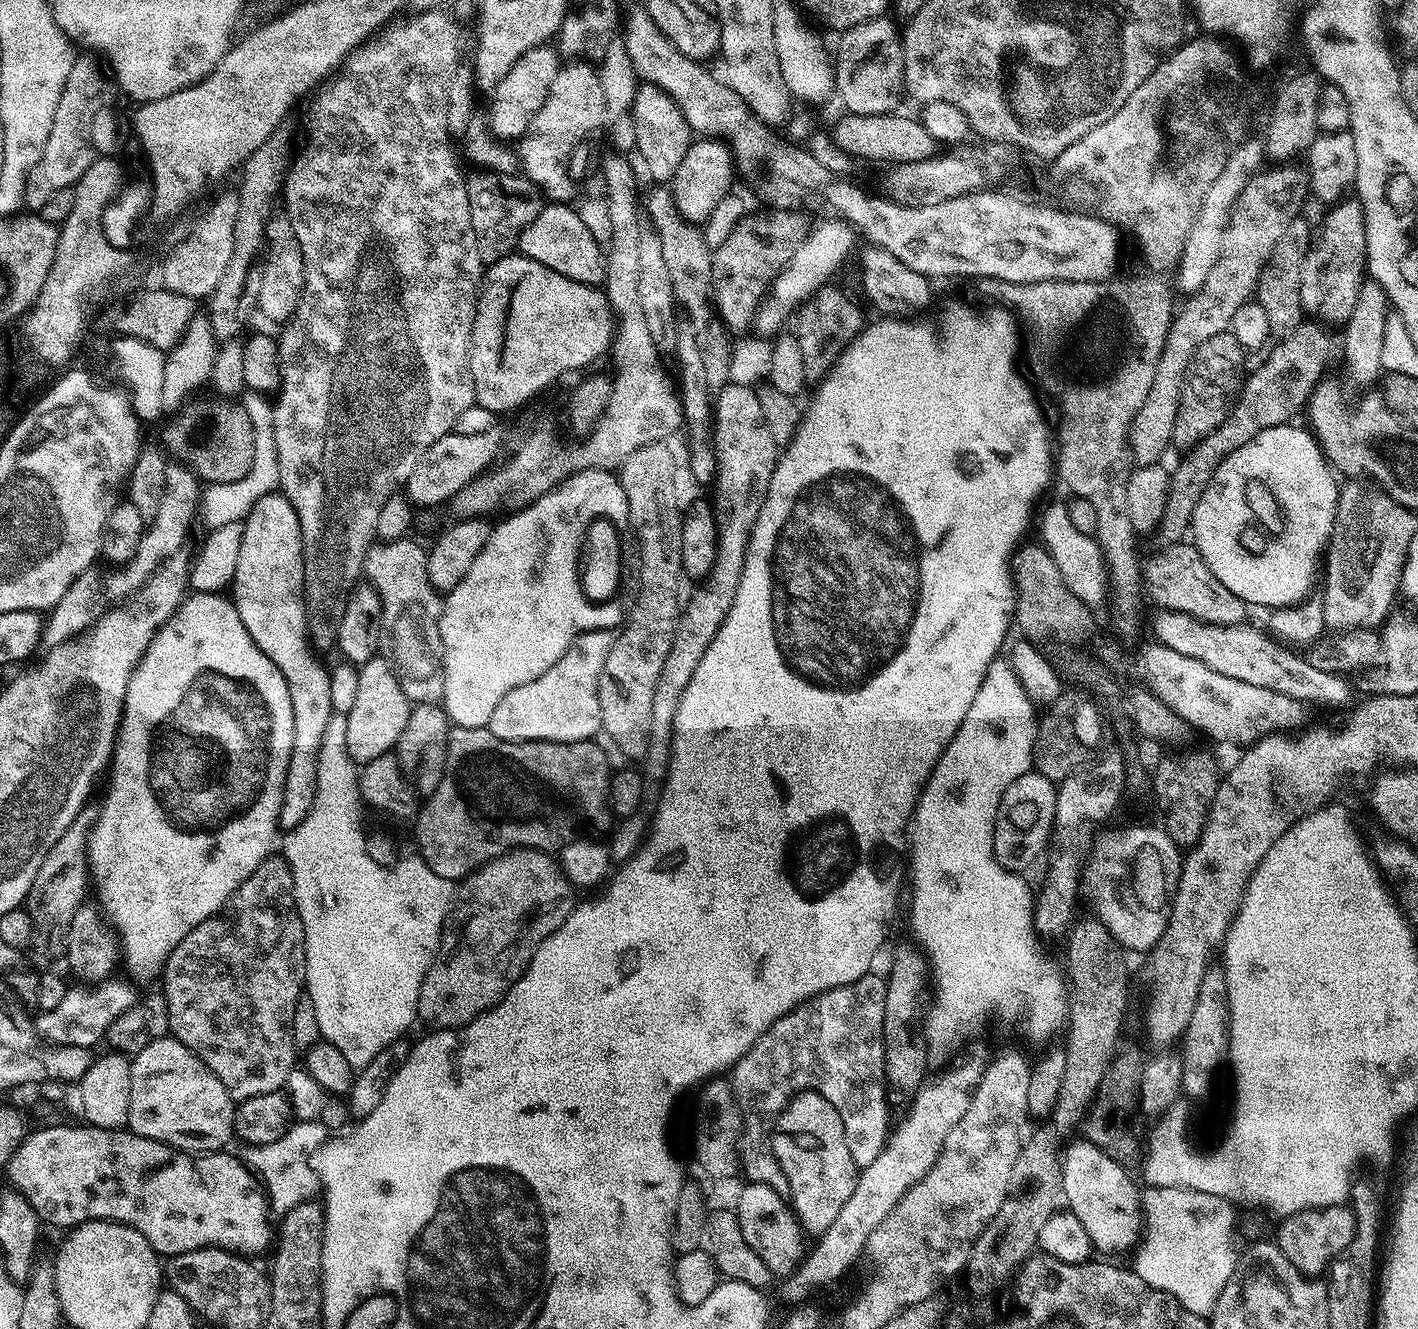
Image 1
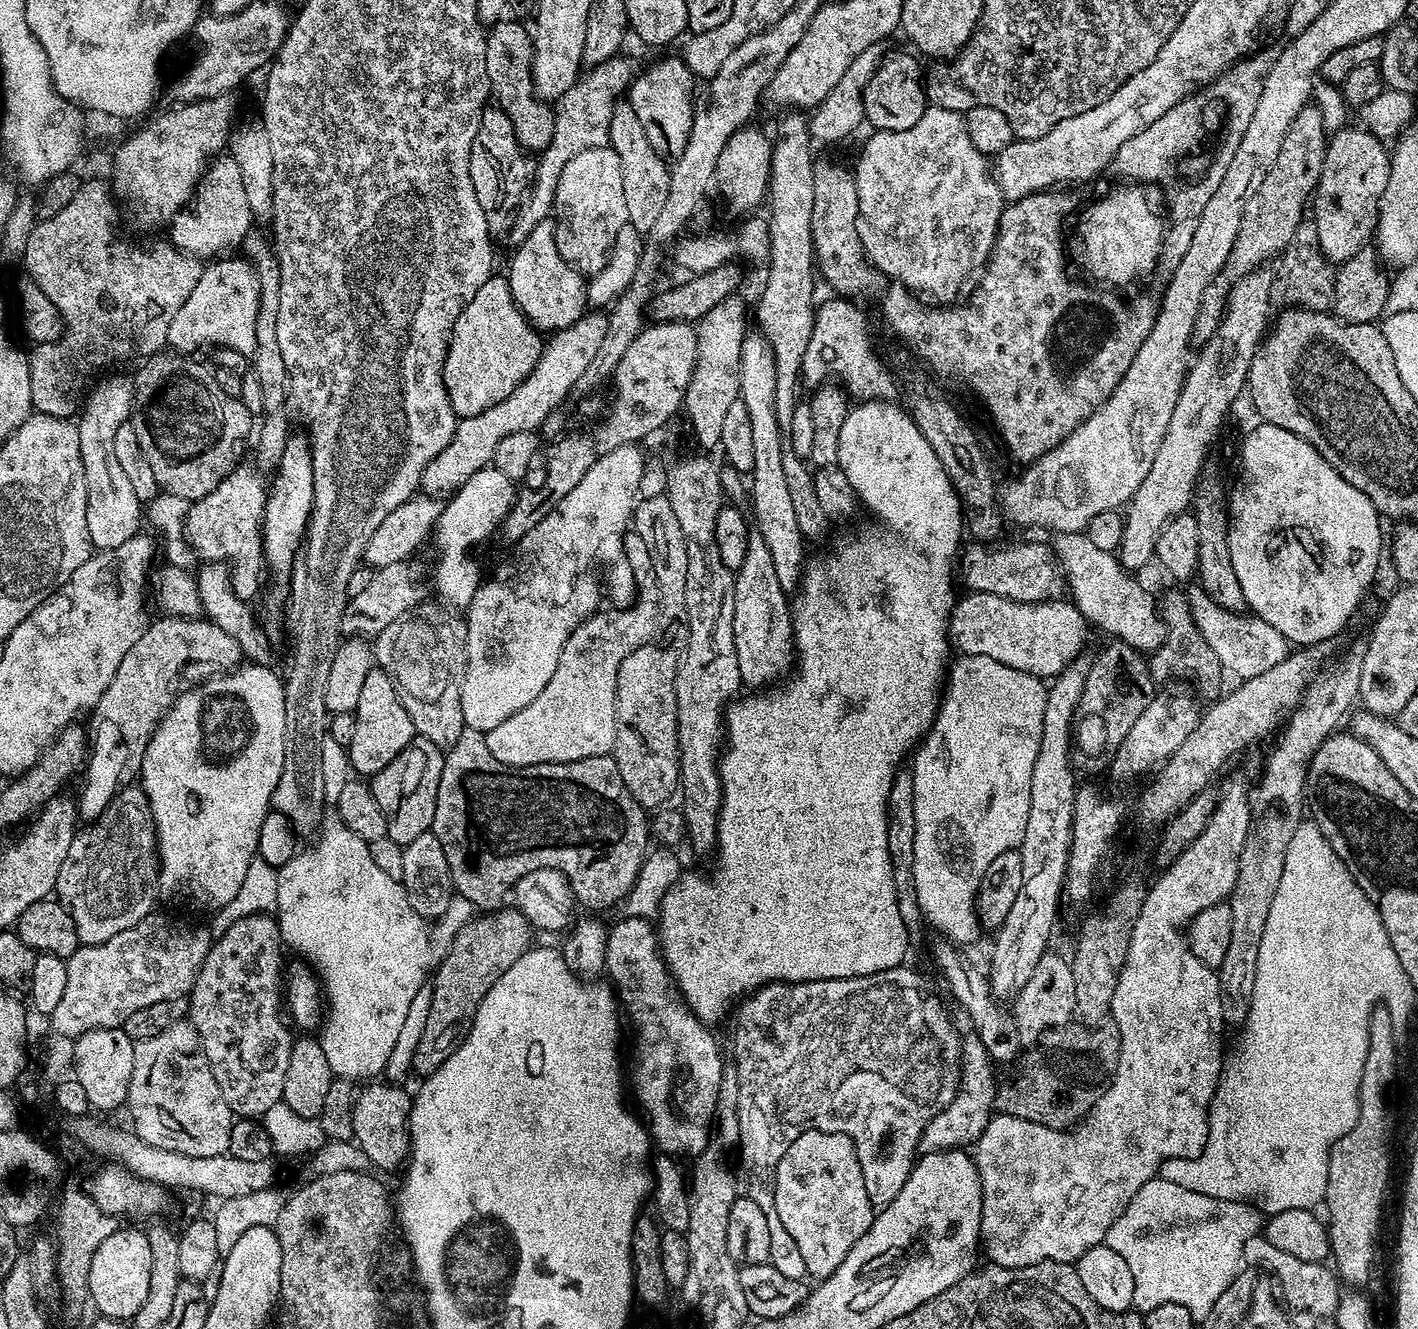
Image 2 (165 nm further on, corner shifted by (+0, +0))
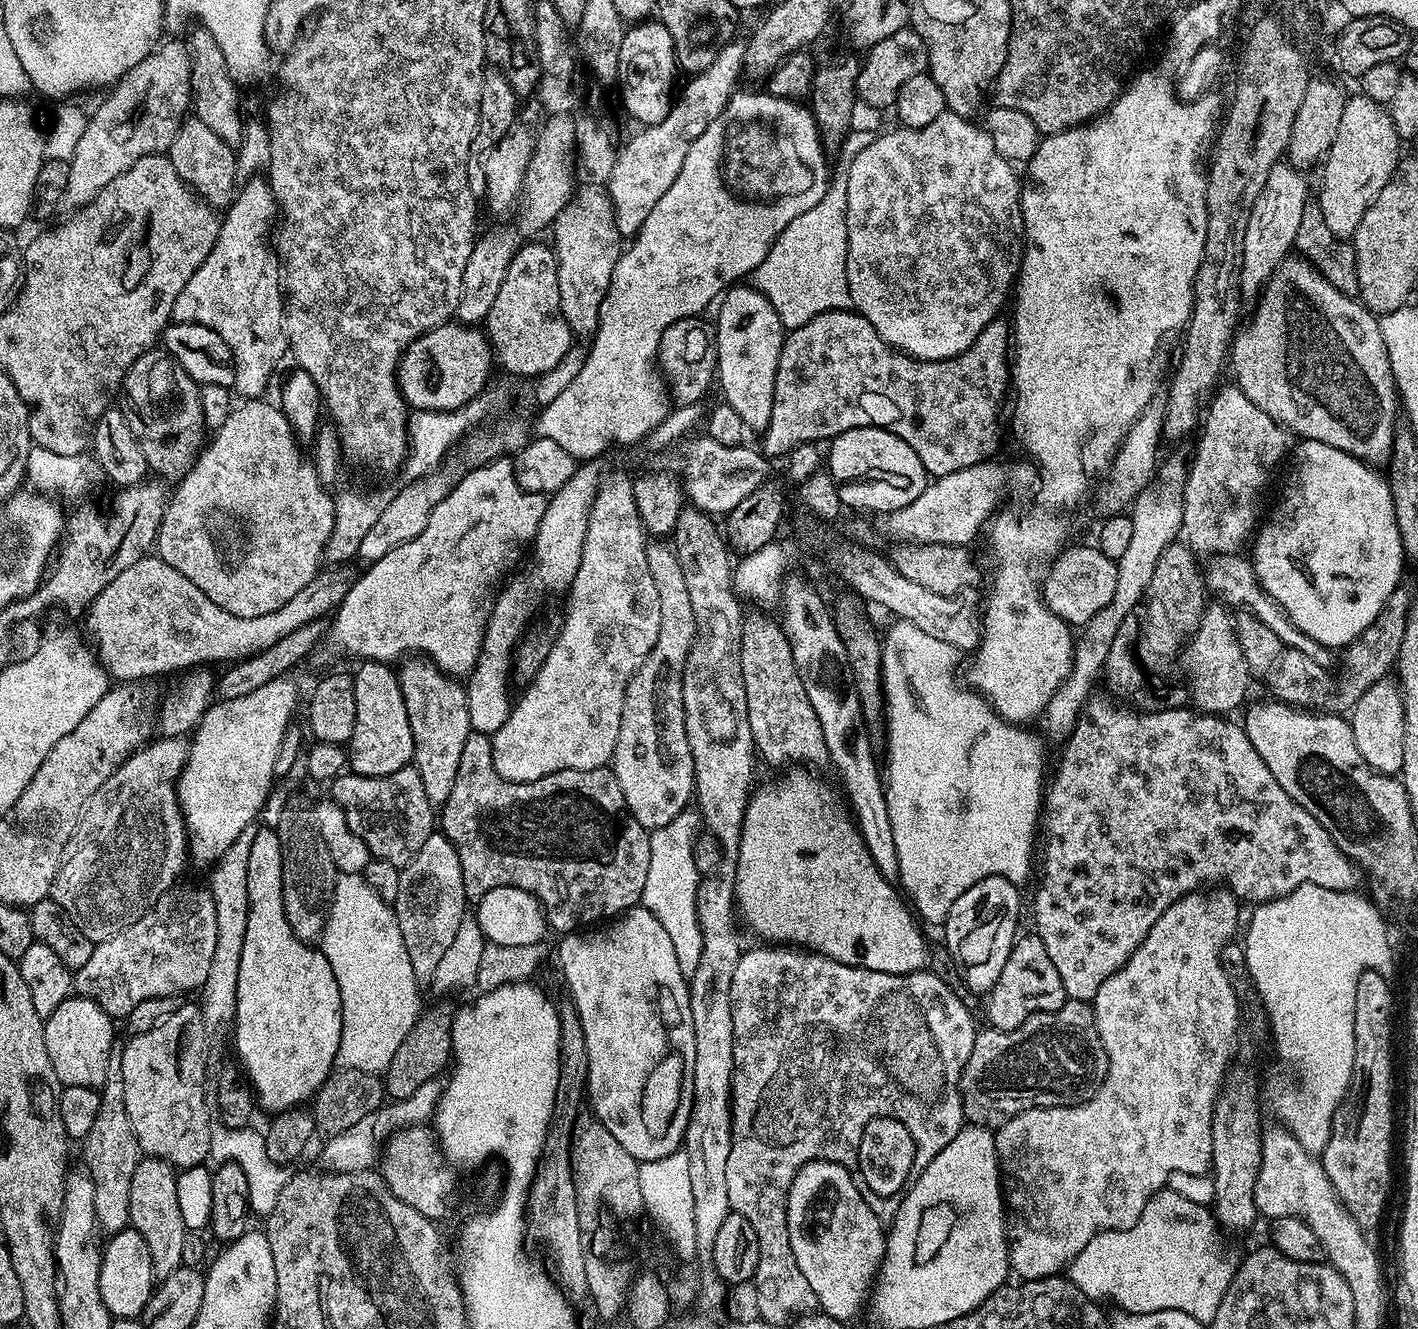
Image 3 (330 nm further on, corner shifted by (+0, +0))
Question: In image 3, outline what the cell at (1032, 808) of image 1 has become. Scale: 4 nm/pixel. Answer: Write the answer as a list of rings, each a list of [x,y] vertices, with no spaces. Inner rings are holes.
[[[999,874],[974,882],[974,886],[970,886],[970,890],[963,892],[958,902],[954,902],[954,906],[950,906],[950,914],[944,919],[942,925],[944,940],[948,943],[947,955],[968,967],[968,984],[981,994],[991,992],[994,984],[998,982],[998,976],[1002,974],[1002,966],[1006,966],[1006,958],[1010,958],[1012,943],[1018,935],[1016,923],[1020,920],[1020,892],[1011,884],[1012,882],[1009,877]]]

